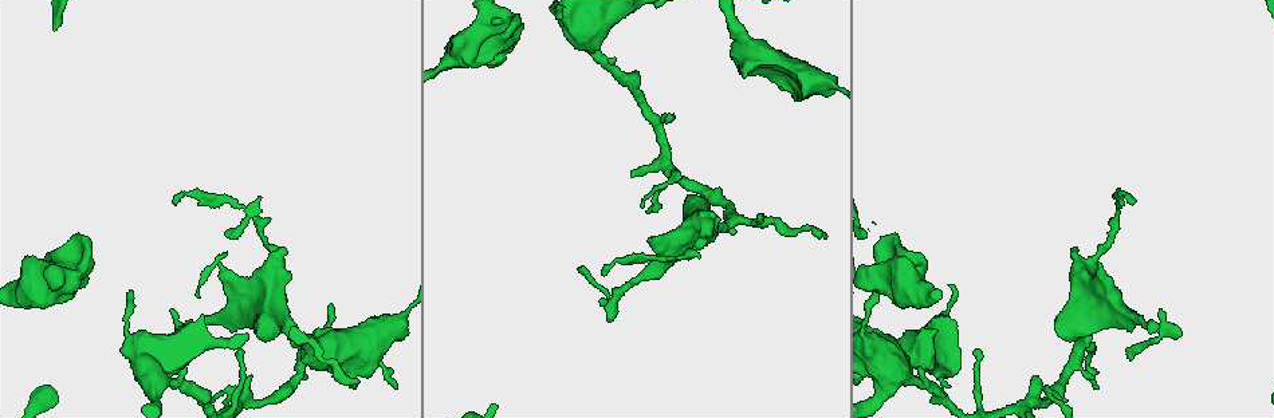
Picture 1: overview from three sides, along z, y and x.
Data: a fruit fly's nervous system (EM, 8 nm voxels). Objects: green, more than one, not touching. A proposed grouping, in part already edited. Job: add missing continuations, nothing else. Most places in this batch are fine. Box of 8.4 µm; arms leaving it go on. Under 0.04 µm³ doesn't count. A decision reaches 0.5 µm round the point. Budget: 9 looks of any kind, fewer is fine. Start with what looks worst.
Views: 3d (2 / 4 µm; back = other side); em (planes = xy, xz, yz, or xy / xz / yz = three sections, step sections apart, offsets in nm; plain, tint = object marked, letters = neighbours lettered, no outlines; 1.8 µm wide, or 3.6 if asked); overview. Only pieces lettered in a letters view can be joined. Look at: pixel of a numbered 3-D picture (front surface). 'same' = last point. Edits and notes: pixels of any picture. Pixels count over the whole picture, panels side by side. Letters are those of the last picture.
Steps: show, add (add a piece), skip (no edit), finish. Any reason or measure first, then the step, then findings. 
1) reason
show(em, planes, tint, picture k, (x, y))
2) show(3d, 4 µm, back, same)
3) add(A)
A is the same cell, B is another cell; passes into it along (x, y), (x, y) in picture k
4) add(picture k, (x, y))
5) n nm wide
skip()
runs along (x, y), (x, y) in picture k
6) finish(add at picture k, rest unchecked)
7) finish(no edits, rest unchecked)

branch stops here
show(em, planes, letters, picture 1, (517, 27))

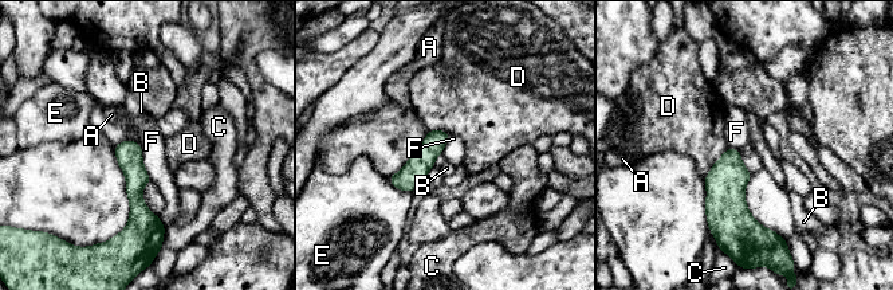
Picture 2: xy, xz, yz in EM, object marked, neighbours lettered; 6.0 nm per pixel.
140 nm wide
skip()
A, B, C, D, E and F are other cells; border along (138, 142), (142, 165), (152, 180) in picture 2; none of them fits

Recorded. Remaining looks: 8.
show(em, planes, tint, picture 1, (218, 265))

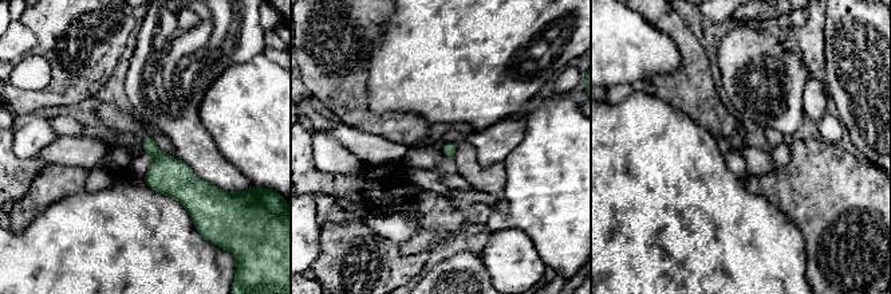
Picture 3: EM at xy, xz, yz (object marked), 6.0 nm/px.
see the neighbours
show(em, planes, letters, same)

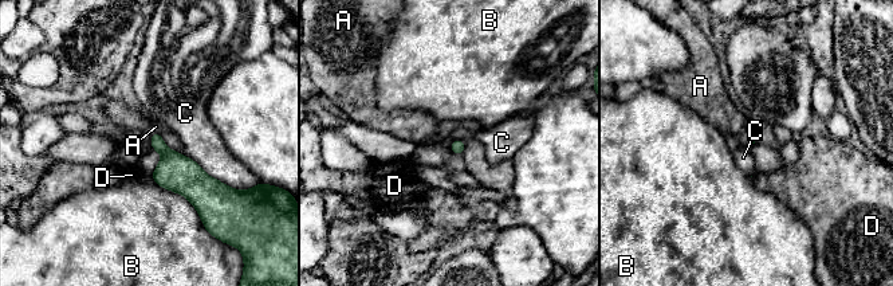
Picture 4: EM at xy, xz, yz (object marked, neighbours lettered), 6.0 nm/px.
skip()
A, B, C and D are other cells; border along (183, 153), (209, 176), (231, 188) in picture 4; none of them fits

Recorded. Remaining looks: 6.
free end
show(em, xy, step 16, plain, picture 1, (940, 377))

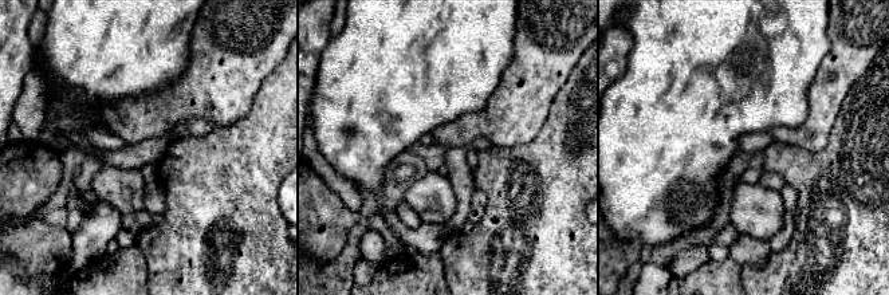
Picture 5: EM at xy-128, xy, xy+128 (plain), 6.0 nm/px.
show(em, xy, step 16, letters, same)

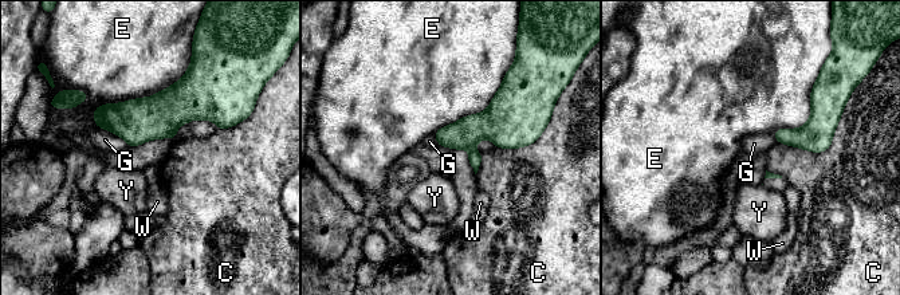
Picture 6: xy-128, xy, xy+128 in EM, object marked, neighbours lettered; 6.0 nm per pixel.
E touches over 650 nm
skip()
C, E, G, W and Y are other cells; runs along (97, 113), (209, 110), (223, 124) in picture 6; none of them fits

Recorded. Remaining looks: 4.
tapers out
show(em, planes, letters, picture 1, (824, 236))

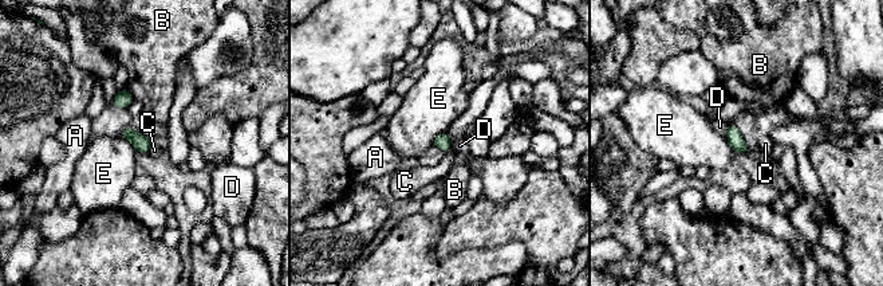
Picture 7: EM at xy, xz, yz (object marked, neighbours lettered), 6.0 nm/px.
skip()
A, B, C, D and E are other cells; border along (121, 134), (137, 151) in picture 7; no lettered piece goes on from it

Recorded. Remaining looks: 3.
finish(no edits, rest unchecked)

